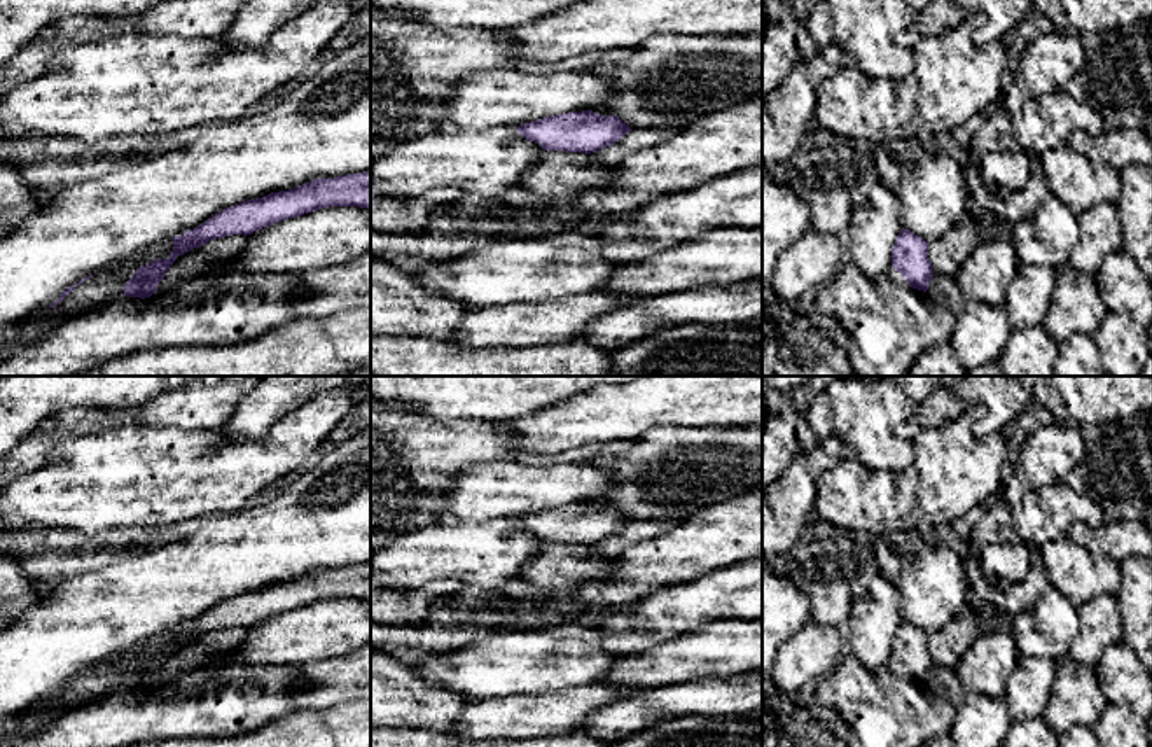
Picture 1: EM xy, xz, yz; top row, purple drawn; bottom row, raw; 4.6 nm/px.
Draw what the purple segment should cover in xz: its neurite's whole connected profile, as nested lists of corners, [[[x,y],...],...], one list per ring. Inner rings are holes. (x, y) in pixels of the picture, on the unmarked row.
[[[582,502],[531,513],[517,518],[517,523],[545,542],[591,546],[614,537],[633,521],[617,507]]]

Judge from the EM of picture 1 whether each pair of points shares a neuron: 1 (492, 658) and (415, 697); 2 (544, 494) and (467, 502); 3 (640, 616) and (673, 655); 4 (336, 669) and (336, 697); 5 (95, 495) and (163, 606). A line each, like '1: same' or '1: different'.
1: different
2: same
3: different
4: same
5: different

